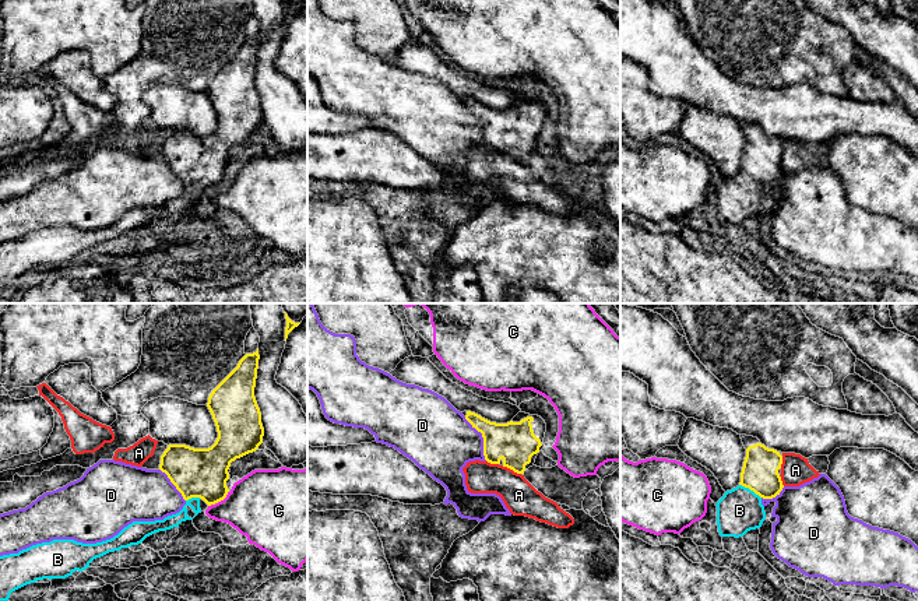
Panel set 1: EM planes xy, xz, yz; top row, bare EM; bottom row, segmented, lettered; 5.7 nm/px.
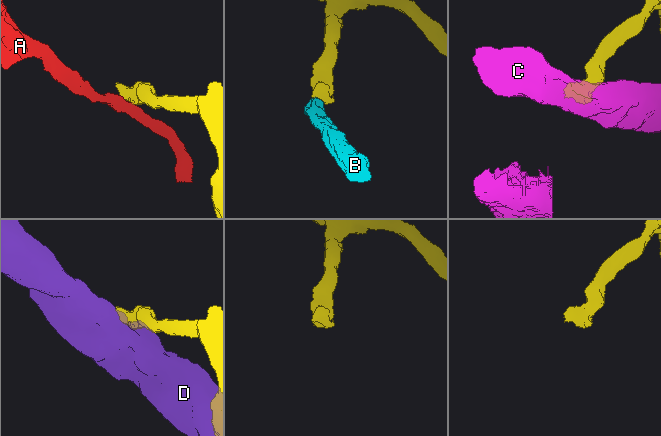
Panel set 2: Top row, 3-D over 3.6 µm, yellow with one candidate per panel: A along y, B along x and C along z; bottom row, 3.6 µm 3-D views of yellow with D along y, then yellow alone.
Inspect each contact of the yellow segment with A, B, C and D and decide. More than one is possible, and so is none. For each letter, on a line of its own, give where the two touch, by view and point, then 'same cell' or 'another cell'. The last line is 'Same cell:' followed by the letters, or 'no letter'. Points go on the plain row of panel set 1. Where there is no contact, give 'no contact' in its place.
A: meets yellow in xz at (512, 155); another cell
B: meets yellow in yz at (751, 176); same cell
C: meets yellow in xy at (220, 187); another cell
D: meets yellow in xz at (484, 126); another cell
Same cell: B

